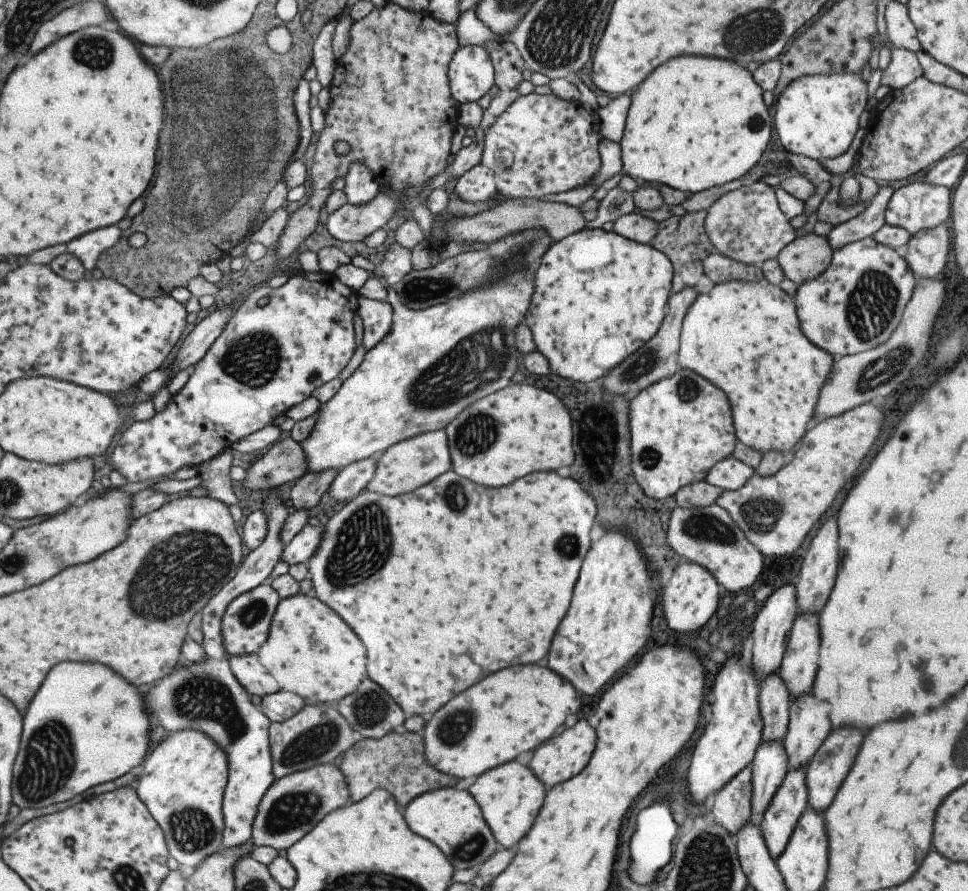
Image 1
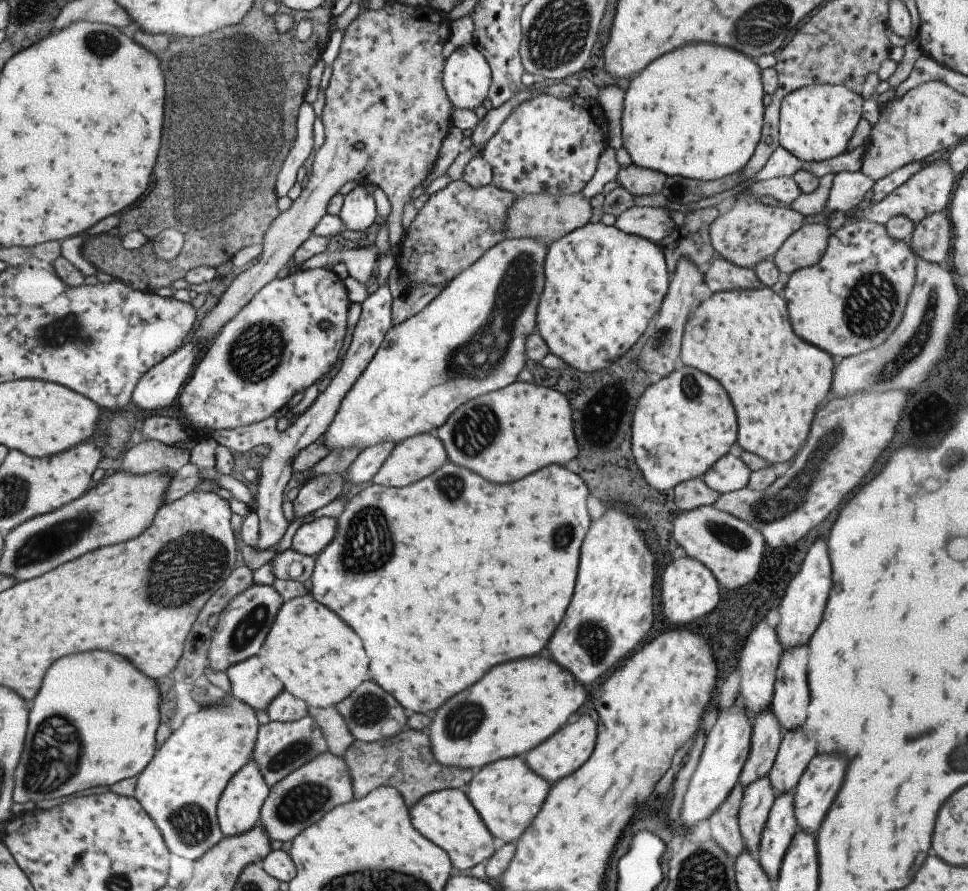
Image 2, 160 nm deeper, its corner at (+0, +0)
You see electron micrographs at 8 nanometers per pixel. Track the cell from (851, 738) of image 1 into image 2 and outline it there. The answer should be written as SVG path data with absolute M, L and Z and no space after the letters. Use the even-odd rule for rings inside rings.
M815 755L810 761L798 783L791 791L794 798L793 808L797 830L814 835L823 820L825 813L831 806L837 790L841 788L845 774L845 760L838 755Z

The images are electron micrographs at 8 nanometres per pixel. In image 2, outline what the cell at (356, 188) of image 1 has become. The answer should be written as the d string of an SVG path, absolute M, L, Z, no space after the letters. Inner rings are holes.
M357 185L343 197L336 215L341 219L345 229L351 232L365 231L377 216L374 198L362 185Z

